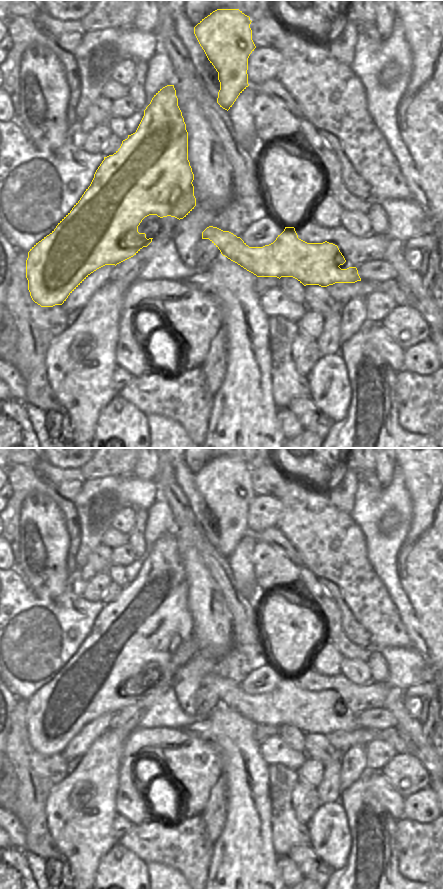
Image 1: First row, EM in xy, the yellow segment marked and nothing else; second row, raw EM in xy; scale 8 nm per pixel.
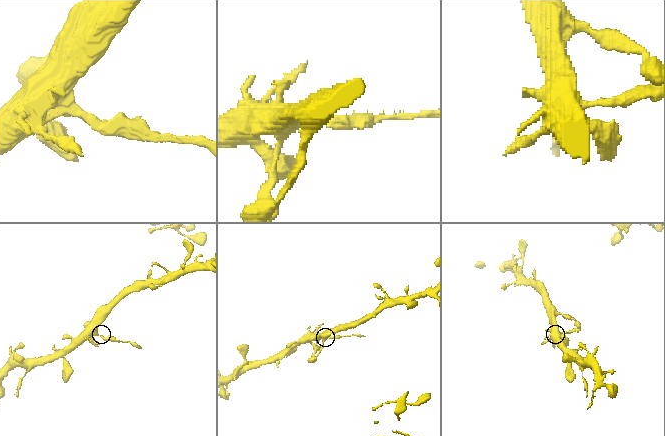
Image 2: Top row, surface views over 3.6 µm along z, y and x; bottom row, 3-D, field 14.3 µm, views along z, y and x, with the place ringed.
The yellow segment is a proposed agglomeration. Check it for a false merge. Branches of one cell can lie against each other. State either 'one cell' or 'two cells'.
one cell

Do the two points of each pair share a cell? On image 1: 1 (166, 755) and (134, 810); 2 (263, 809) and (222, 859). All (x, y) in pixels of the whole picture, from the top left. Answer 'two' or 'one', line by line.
1: one
2: one

